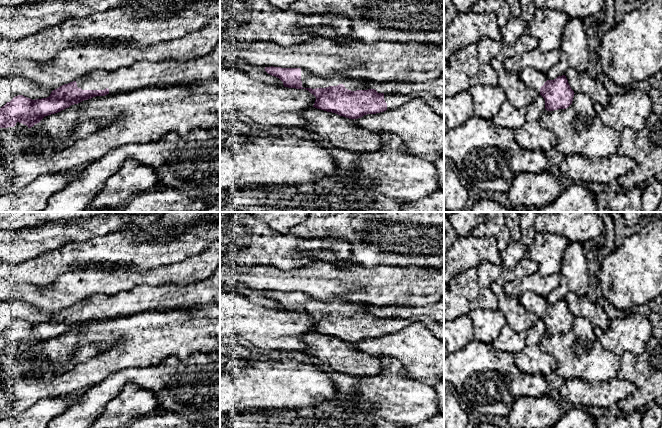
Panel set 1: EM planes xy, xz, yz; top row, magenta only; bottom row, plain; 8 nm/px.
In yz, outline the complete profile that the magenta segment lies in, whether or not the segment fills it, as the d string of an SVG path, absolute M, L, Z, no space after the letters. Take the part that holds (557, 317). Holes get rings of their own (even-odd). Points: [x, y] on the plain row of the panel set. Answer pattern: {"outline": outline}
{"outline": "M529 291L519 300L525 310L533 312L544 322L547 335L566 333L572 328L575 317L565 299L548 304L545 297Z"}

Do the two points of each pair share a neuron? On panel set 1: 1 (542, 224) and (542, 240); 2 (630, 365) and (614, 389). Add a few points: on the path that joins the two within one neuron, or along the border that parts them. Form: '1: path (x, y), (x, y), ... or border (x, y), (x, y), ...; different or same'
1: border (537, 231), (557, 233), (565, 237); different
2: border (630, 380), (634, 385), (634, 390), (617, 402); different

